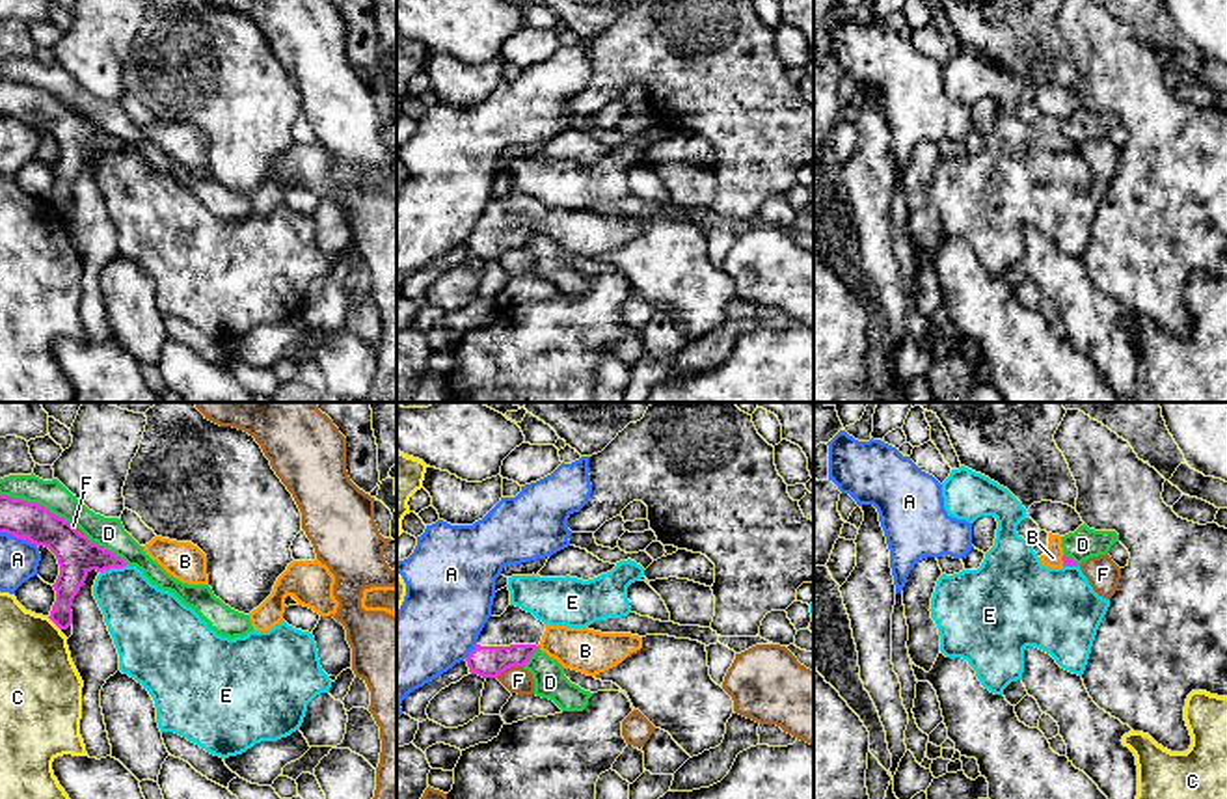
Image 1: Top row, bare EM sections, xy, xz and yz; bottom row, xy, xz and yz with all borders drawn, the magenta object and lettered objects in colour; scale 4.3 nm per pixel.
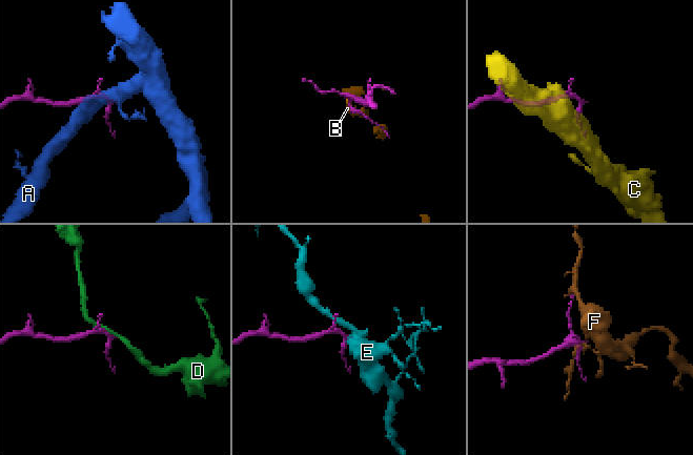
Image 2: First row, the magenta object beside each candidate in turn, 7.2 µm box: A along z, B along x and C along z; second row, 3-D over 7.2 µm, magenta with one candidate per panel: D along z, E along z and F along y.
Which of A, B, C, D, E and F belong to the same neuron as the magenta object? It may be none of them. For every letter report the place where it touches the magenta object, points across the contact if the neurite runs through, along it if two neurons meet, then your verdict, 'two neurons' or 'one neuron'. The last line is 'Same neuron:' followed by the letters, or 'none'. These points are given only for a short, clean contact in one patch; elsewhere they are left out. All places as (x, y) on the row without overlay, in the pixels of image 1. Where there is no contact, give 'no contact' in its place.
A: xy (19, 120) | two neurons
B: yz (1062, 142) | across yz (1067, 144), (1062, 142), (1052, 140) | one neuron
C: xy (54, 205) | two neurons
D: xy (36, 86) | two neurons
E: xy (114, 149) | along xy (127, 148), (101, 155) | two neurons
F: xz (509, 250) | two neurons
Same neuron: B

